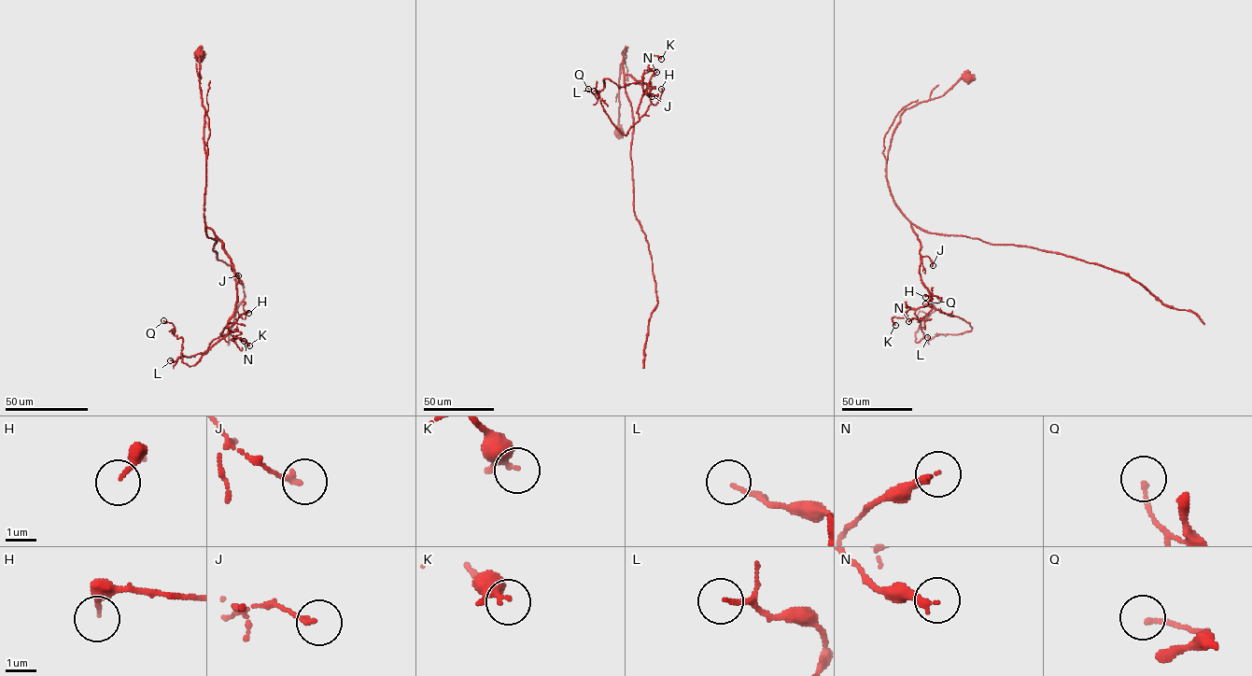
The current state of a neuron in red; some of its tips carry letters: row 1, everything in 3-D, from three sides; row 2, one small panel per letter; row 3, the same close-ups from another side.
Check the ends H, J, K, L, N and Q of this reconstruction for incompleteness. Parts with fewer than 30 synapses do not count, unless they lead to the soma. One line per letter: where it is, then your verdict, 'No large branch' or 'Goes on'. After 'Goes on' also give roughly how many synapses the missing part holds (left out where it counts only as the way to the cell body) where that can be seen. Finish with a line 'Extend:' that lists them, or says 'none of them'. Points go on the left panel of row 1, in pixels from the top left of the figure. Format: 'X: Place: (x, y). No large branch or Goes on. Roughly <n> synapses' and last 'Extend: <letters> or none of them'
H: Place: (248, 313). No large branch
J: Place: (238, 275). No large branch
K: Place: (249, 345). No large branch
L: Place: (170, 360). No large branch
N: Place: (244, 341). No large branch
Q: Place: (163, 320). No large branch
Extend: none of them

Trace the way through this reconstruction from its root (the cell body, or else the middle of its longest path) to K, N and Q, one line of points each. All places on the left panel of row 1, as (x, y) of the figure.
K: (200, 55), (204, 224), (221, 243), (233, 270), (237, 302), (227, 327), (240, 331), (233, 337), (249, 345)
N: (200, 55), (204, 224), (221, 243), (233, 270), (237, 302), (228, 328), (234, 340), (244, 341)
Q: (200, 55), (204, 224), (230, 259), (237, 302), (228, 333), (193, 365), (182, 362), (183, 339), (163, 320)

